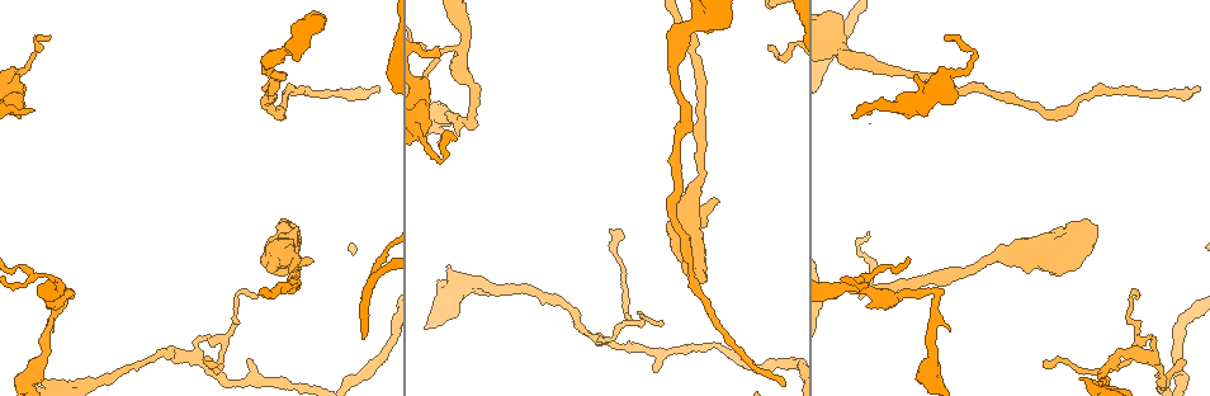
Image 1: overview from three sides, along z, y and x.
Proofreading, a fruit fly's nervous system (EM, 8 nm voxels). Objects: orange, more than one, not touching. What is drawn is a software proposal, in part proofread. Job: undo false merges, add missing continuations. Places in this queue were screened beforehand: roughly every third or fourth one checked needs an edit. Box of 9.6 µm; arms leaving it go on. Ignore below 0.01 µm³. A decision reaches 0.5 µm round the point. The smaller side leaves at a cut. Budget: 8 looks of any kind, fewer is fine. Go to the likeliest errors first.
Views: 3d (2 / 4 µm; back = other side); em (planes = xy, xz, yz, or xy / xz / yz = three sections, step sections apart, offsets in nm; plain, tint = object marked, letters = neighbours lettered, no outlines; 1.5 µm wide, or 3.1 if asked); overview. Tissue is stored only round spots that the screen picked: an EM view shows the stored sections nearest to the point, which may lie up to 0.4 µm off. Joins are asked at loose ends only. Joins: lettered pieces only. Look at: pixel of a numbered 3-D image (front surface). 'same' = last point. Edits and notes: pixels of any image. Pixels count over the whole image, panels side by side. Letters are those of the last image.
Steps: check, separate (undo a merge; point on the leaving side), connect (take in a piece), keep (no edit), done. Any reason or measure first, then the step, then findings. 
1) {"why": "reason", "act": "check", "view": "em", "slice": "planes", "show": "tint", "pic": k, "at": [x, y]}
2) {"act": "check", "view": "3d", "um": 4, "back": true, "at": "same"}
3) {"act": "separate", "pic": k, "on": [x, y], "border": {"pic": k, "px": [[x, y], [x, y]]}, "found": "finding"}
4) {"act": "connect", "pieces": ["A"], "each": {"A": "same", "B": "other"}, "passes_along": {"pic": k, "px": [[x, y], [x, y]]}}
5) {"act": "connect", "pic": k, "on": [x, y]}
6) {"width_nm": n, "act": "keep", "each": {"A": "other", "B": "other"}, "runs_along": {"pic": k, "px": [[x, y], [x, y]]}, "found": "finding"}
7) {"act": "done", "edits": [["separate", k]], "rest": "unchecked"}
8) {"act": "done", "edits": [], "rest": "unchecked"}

{"why": "free end", "act": "check", "view": "3d", "um": 2, "back": true, "pic": 1, "at": [439, 54]}

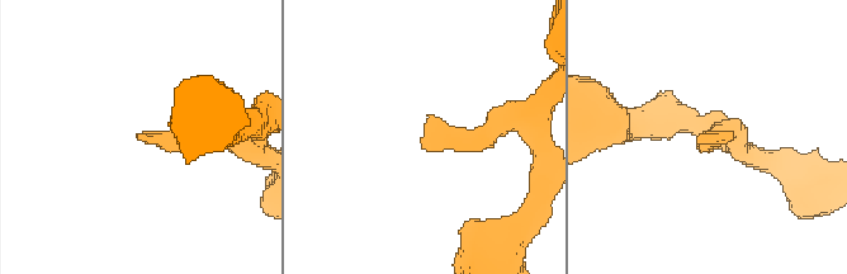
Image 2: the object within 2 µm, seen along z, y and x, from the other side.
{"act": "check", "view": "em", "slice": "xy", "step": 8, "show": "letters", "pic": 2, "at": [138, 135]}

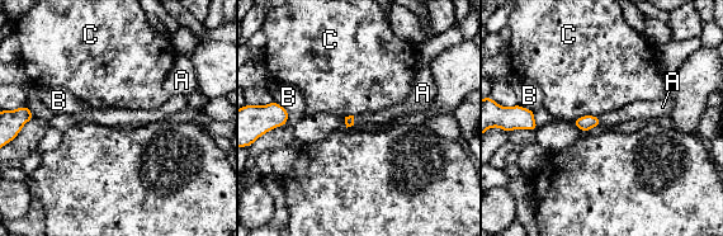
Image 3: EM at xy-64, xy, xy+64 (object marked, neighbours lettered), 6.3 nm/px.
{"act": "connect", "pieces": ["A"], "each": {"A": "same", "B": "other", "C": "other"}, "found": "it goes on there"}

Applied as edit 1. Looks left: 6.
{"why": "an open end", "act": "check", "view": "em", "slice": "planes", "show": "letters", "pic": 1, "at": [45, 380]}

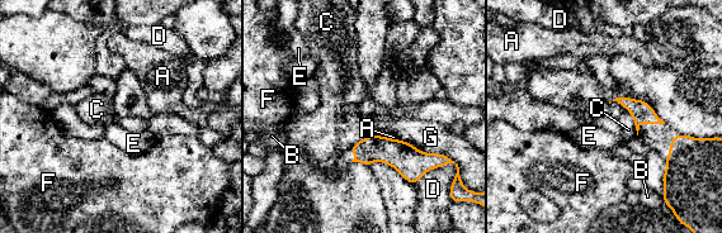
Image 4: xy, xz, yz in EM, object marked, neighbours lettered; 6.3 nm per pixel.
{"act": "keep", "each": {"A": "other", "B": "other", "C": "other", "D": "other", "E": "other", "F": "other", "G": "other"}, "border": {"pic": 4, "px": [[626, 110], [632, 117], [637, 133]]}, "found": "none of them fits"}

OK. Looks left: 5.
{"why": "abrupt turn", "act": "check", "view": "3d", "um": 2, "back": true, "pic": 1, "at": [939, 294]}

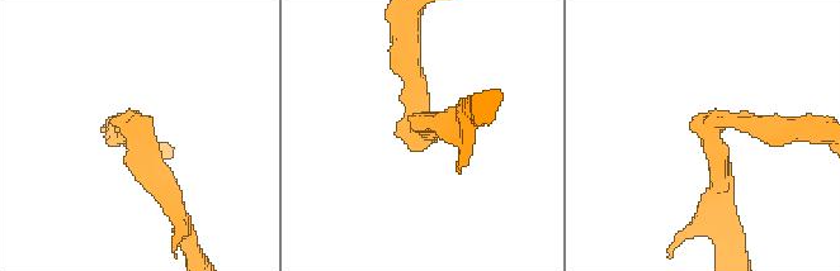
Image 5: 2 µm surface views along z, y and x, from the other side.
{"arm_widths_nm": [160, 190], "act": "check", "view": "em", "slice": "planes", "show": "letters", "pic": 5, "at": [716, 128]}

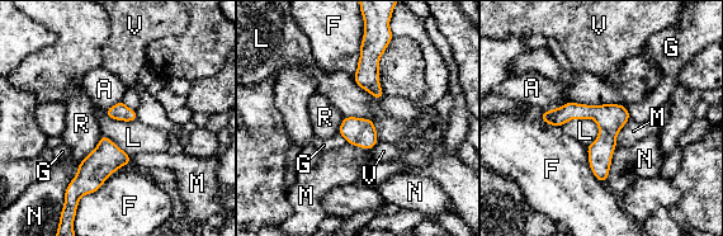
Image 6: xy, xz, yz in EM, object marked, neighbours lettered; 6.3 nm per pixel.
{"longest_contact_nm": ["A", 550], "act": "keep", "each": {"A": "other", "F": "other", "G": "other", "L": "other", "M": "other", "N": "other", "R": "other", "V": "other"}, "found": "all the same neuron"}

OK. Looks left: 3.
{"act": "done", "edits": [["connect", 3]], "rest": "unchecked"}

